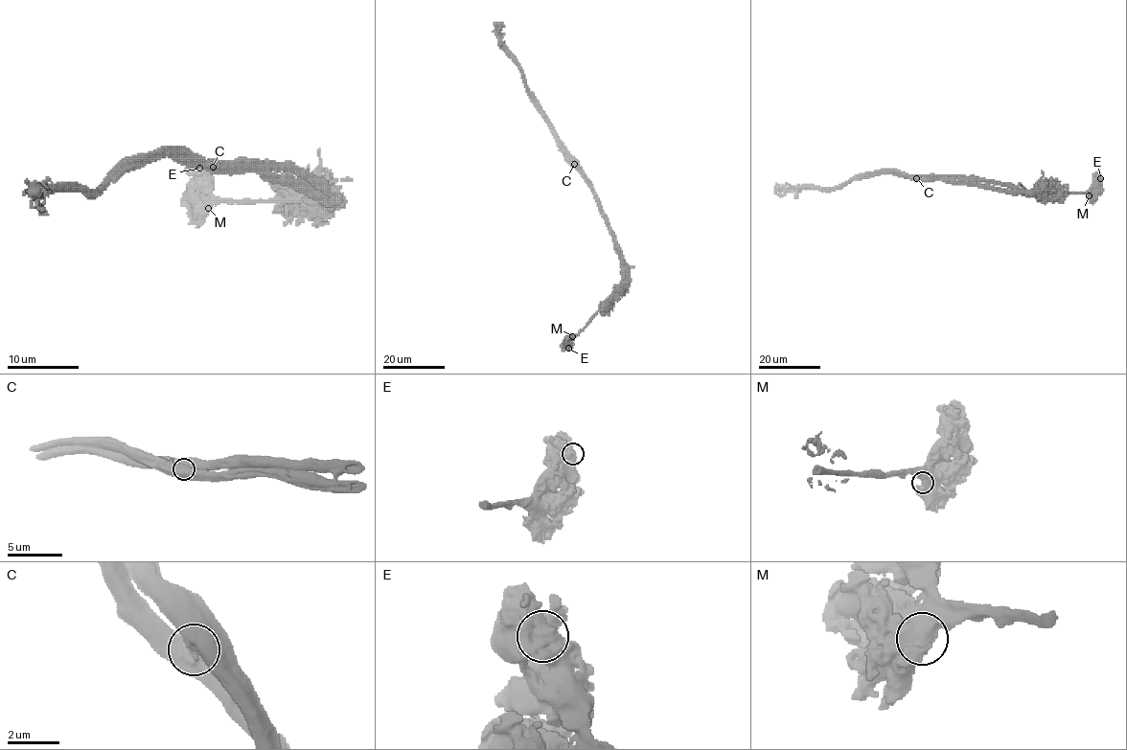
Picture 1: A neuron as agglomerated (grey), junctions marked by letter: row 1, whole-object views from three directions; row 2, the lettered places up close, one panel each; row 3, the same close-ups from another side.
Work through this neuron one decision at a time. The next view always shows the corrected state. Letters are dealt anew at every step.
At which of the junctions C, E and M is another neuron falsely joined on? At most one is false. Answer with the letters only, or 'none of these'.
C

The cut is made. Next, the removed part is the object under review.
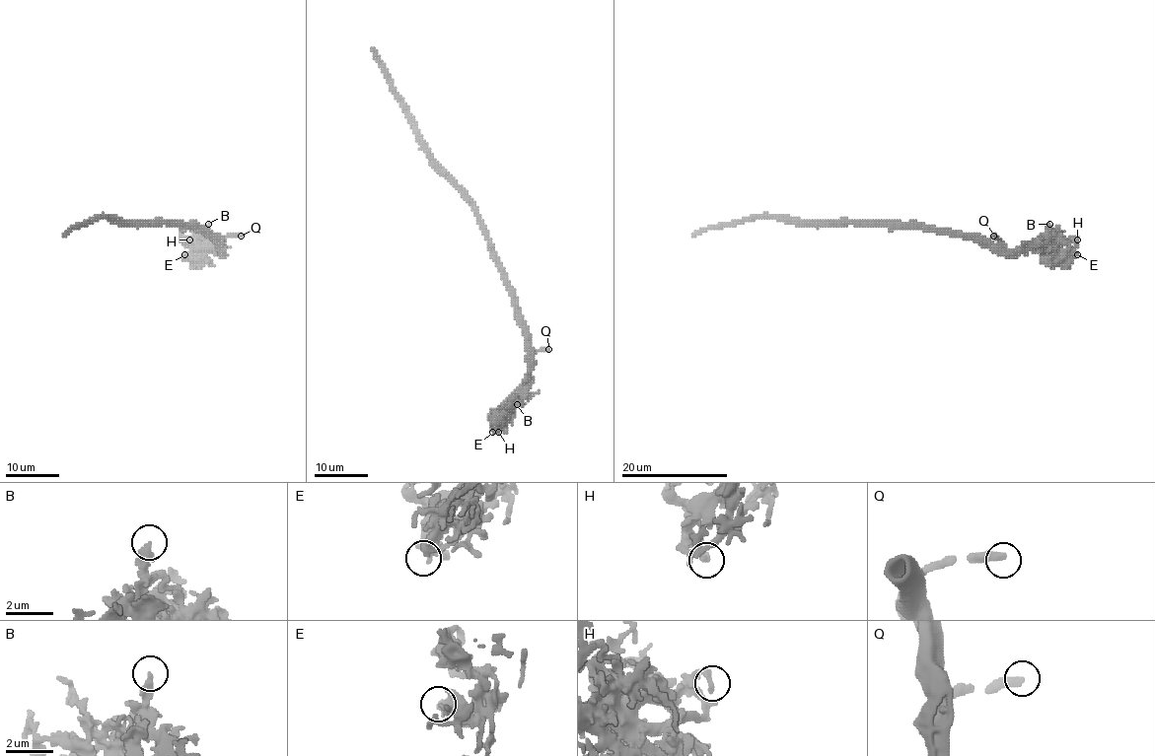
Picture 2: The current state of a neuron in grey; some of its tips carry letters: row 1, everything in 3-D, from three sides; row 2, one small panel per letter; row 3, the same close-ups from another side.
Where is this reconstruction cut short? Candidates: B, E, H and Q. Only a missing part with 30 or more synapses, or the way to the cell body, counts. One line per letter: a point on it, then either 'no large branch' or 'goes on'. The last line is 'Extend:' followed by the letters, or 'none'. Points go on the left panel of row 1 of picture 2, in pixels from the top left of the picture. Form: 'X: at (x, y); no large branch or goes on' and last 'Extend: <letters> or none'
B: at (208, 224); no large branch
E: at (184, 254); no large branch
H: at (189, 240); no large branch
Q: at (241, 236); goes on
Extend: Q

